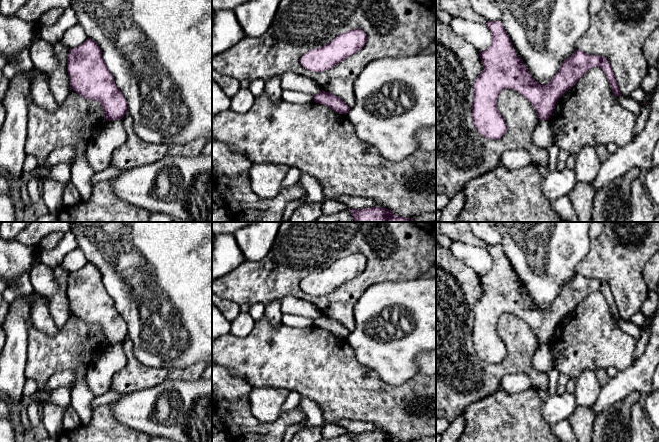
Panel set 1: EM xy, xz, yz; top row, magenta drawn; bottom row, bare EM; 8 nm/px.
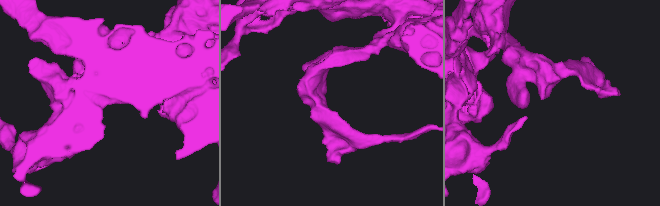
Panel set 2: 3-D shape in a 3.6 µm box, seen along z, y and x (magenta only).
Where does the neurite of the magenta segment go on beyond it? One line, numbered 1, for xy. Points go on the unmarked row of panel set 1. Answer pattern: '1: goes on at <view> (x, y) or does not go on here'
1: does not go on here

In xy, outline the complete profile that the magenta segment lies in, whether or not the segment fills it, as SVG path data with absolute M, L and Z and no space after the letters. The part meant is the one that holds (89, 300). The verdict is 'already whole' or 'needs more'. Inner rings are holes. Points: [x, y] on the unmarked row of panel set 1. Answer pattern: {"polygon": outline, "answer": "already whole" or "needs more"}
{"polygon": "M87 263L82 269L70 272L67 281L70 312L88 324L98 325L107 345L122 343L127 326L107 292L100 271Z", "answer": "already whole"}

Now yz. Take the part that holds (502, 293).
{"polygon": "M488 245L485 249L492 257L492 268L480 276L483 294L473 307L472 327L472 344L483 361L497 364L507 355L497 329L503 313L516 314L523 319L535 333L539 345L549 344L558 323L594 291L604 295L614 320L622 319L607 282L581 274L565 283L546 309L539 308L516 279L502 246Z", "answer": "already whole"}

